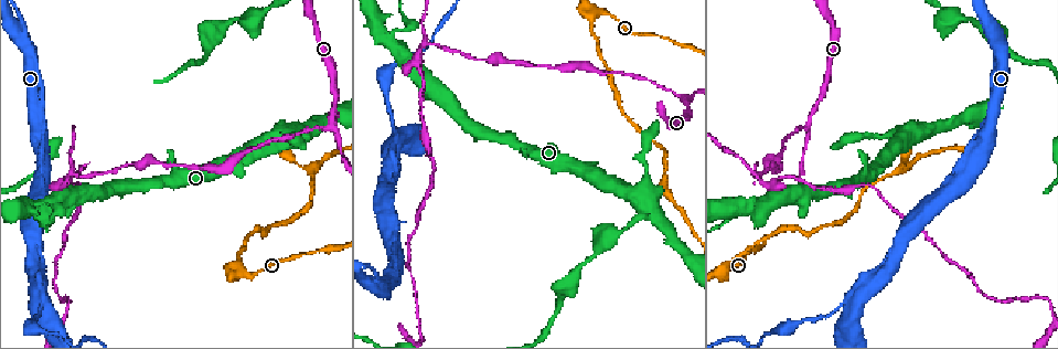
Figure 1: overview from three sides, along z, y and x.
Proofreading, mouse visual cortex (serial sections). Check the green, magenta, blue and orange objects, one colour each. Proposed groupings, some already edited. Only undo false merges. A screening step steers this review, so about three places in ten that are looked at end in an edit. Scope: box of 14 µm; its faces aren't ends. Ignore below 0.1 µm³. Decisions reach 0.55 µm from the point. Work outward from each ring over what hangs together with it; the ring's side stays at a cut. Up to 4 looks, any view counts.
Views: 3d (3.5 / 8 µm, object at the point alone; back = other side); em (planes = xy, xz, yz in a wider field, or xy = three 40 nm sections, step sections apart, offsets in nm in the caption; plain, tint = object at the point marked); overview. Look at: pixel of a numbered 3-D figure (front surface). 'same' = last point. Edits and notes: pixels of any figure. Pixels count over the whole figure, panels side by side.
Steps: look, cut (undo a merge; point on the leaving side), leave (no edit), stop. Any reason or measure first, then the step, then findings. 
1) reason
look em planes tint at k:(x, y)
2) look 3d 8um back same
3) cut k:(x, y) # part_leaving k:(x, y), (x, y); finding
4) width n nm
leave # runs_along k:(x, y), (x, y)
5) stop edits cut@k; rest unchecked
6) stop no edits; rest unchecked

look 3d 3.5um at 1:(810, 123)

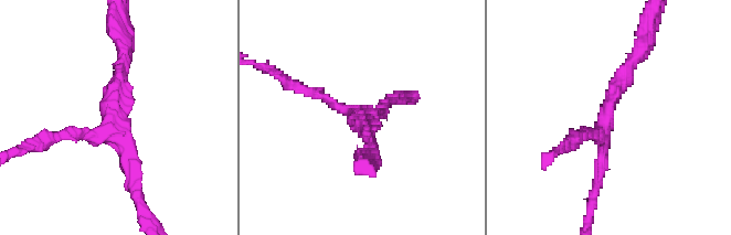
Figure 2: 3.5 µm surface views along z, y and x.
arms 3; arm_widths 150, 150, 200 nm
look em xy step 1 tint at 2:(110, 123)

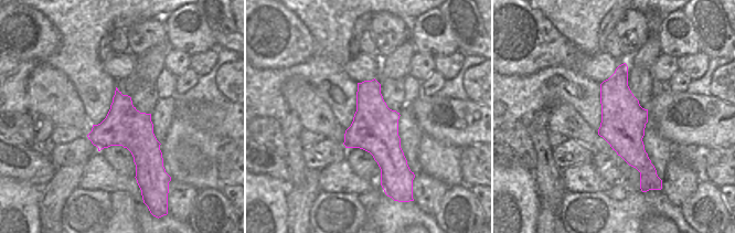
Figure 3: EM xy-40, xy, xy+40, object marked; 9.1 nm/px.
width 420 nm
leave # runs_along 2:(124, 60), (109, 124), (45, 141); continuous, no second cell

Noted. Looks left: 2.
abrupt turn
look 3d 3.5um at 1:(242, 273)

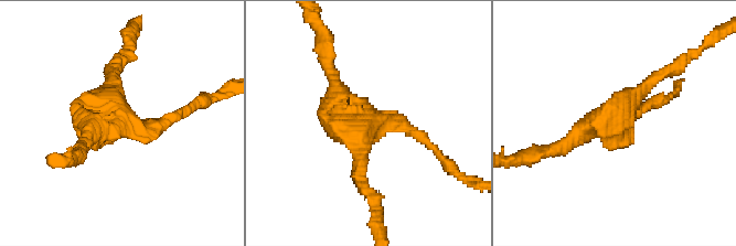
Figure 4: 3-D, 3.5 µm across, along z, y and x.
leave # runs_along 4:(183, 110), (129, 127), (113, 73); continuous, no second cell

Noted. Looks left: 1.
stop no edits; rest unchecked

